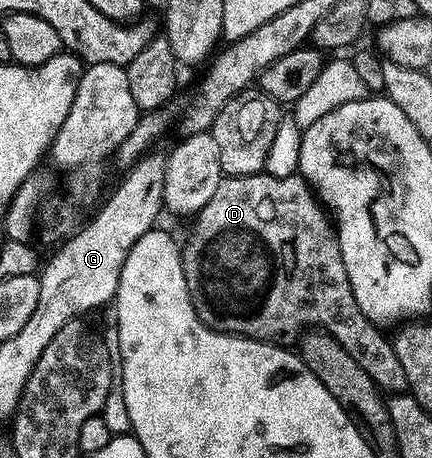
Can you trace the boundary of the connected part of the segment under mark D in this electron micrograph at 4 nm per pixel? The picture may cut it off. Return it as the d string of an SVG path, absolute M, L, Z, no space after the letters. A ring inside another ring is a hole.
M300 175L225 176L215 194L211 194L211 202L196 213L193 222L185 244L183 240L181 265L191 302L202 322L214 332L228 332L230 336L249 336L253 340L289 346L293 339L294 343L302 335L306 326L312 326L330 332L339 346L343 346L343 350L347 350L347 354L367 370L382 393L401 394L406 391L407 374L403 374L403 365L395 355L392 339L384 336L381 333L384 331L368 320L363 310L359 310L359 302L355 302L355 294L347 278L347 266L343 266L334 221Z

